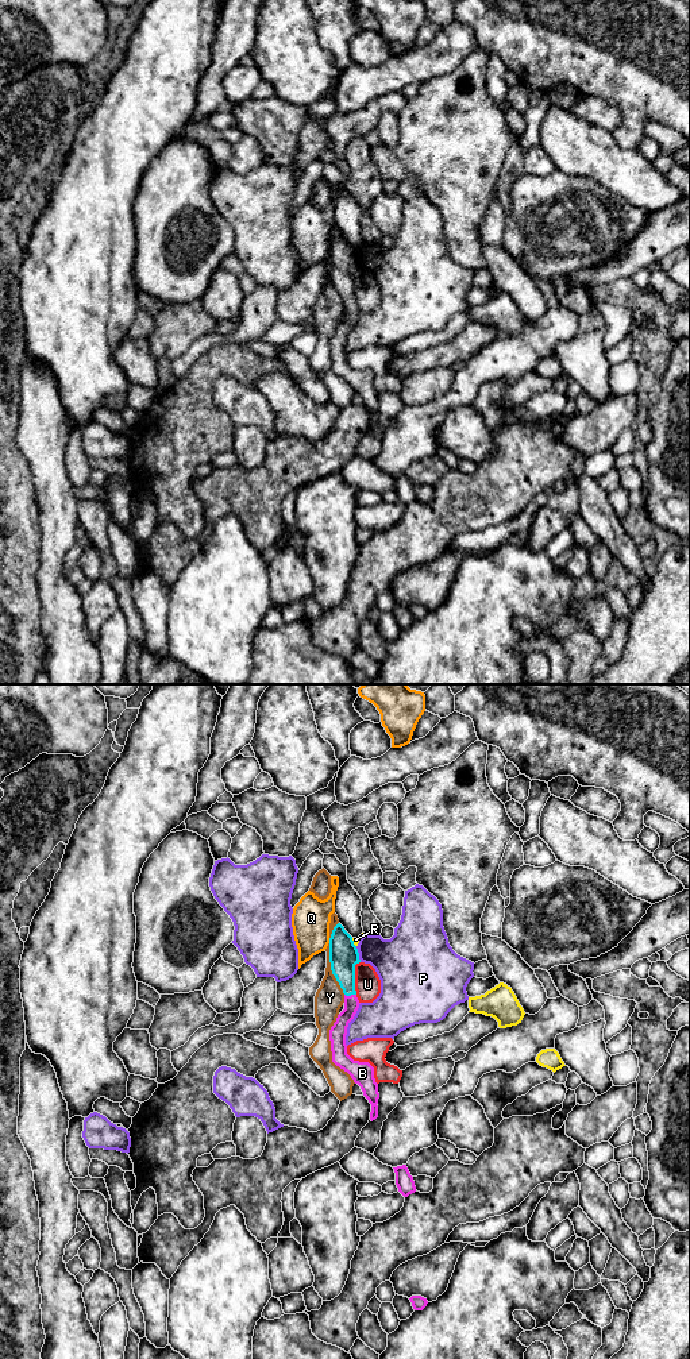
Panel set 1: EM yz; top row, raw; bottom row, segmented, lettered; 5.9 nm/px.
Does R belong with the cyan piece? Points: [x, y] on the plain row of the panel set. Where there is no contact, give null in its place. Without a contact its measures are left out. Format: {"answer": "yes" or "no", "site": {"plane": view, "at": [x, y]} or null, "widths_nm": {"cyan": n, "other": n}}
{"answer": "no", "site": {"plane": "yz", "at": [353, 251]}, "widths_nm": {"cyan": 180, "other": 30}}

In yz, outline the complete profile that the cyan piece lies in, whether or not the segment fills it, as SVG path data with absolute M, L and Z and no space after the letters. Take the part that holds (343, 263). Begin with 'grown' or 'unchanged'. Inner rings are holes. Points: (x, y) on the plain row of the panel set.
grown | M338 232L329 247L331 279L344 302L344 318L338 324L329 339L332 371L347 381L371 413L370 429L378 426L378 393L374 377L369 371L354 370L347 363L346 344L348 332L354 328L359 309L355 300L355 274L361 271L352 246Z

